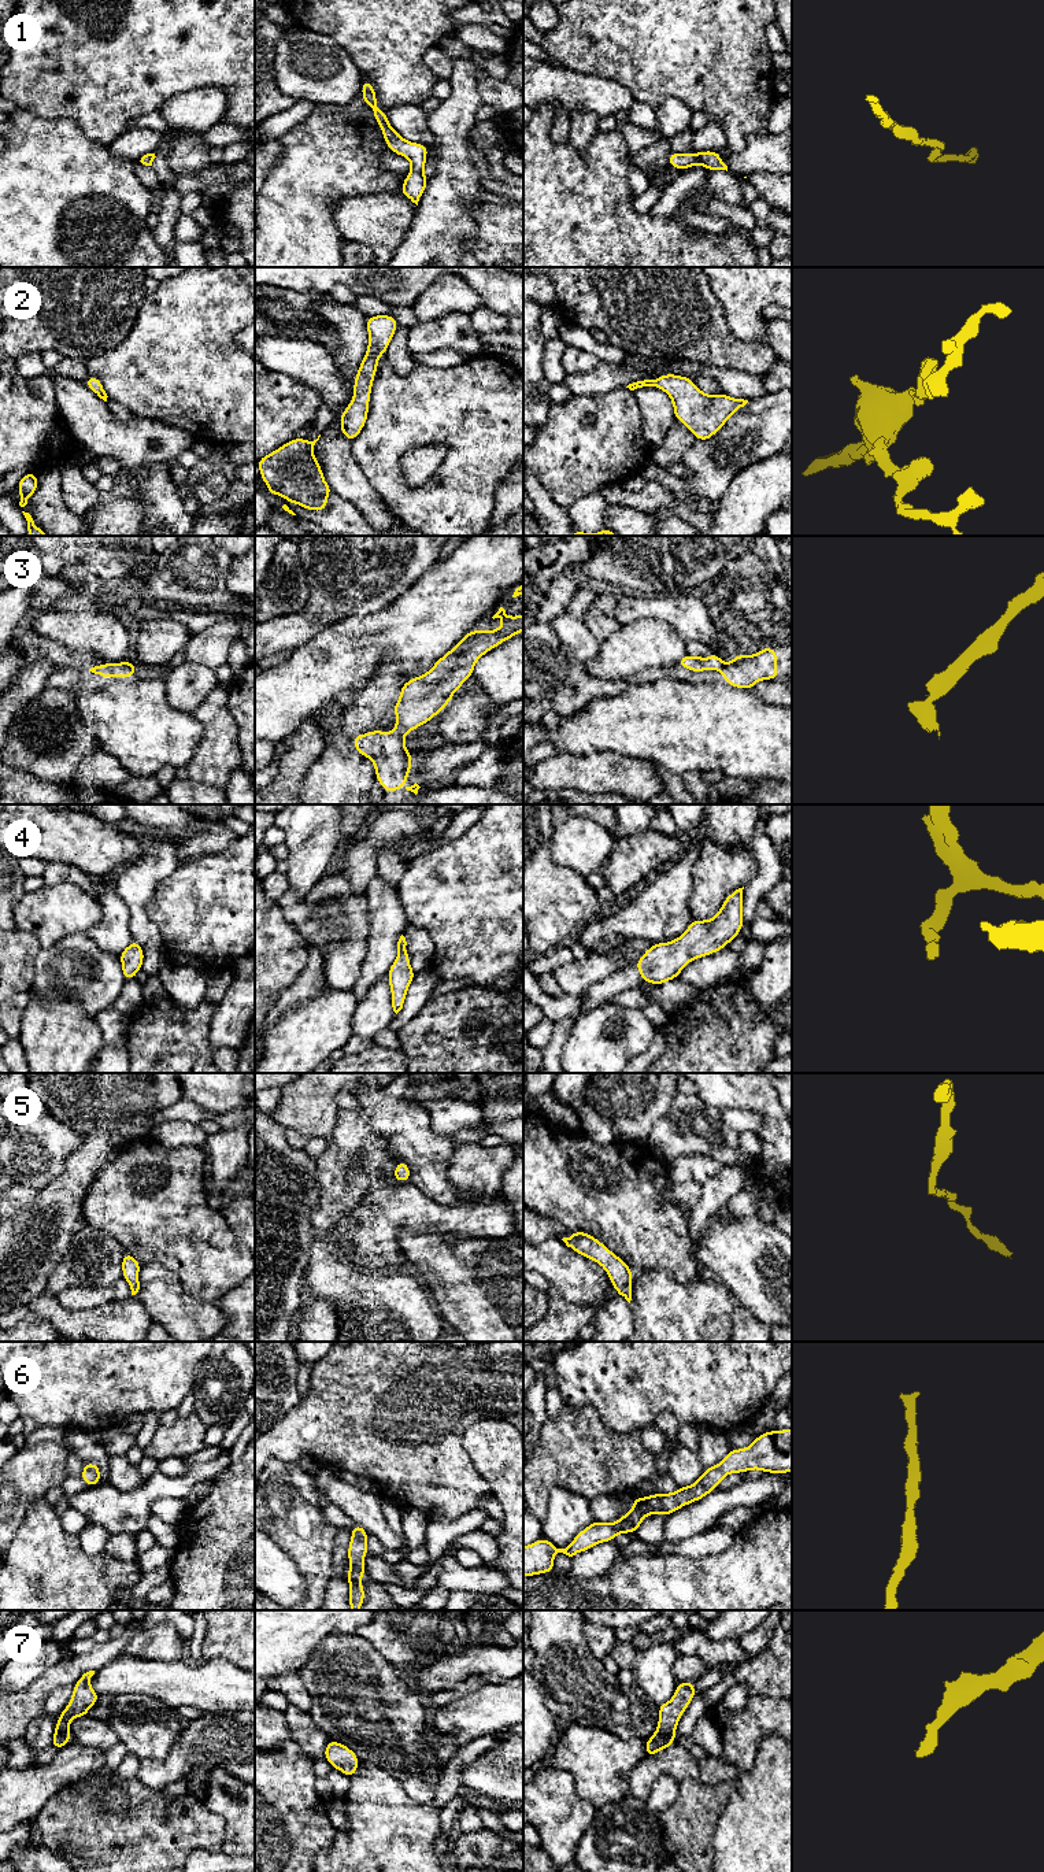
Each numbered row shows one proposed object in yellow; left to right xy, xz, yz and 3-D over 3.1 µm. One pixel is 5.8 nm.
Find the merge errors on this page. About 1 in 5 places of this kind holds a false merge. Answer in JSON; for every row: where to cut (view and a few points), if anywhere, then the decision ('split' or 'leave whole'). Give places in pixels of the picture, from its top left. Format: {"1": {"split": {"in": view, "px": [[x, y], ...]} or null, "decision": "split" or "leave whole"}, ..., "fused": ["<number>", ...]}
{"1": {"split": null, "decision": "leave whole"}, "2": {"split": null, "decision": "leave whole"}, "3": {"split": {"in": "xz", "px": [[395, 732], [403, 736]]}, "decision": "split"}, "4": {"split": null, "decision": "leave whole"}, "5": {"split": null, "decision": "leave whole"}, "6": {"split": null, "decision": "leave whole"}, "7": {"split": null, "decision": "leave whole"}, "fused": ["3"]}

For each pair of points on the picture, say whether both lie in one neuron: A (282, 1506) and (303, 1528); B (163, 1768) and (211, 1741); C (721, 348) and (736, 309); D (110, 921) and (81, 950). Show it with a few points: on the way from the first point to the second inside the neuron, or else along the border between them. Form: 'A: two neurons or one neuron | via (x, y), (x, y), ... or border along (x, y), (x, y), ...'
A: one neuron | via (287, 1512), (297, 1523)
B: one neuron | via (176, 1767), (199, 1746)
C: two neurons | border along (717, 298), (729, 329), (737, 337), (756, 343)
D: two neurons | border along (86, 933), (103, 950), (118, 955)

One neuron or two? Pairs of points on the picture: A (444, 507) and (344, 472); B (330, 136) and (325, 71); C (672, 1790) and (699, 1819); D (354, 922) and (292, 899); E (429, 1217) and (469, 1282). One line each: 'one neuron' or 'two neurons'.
A: two neurons
B: two neurons
C: two neurons
D: one neuron
E: two neurons

